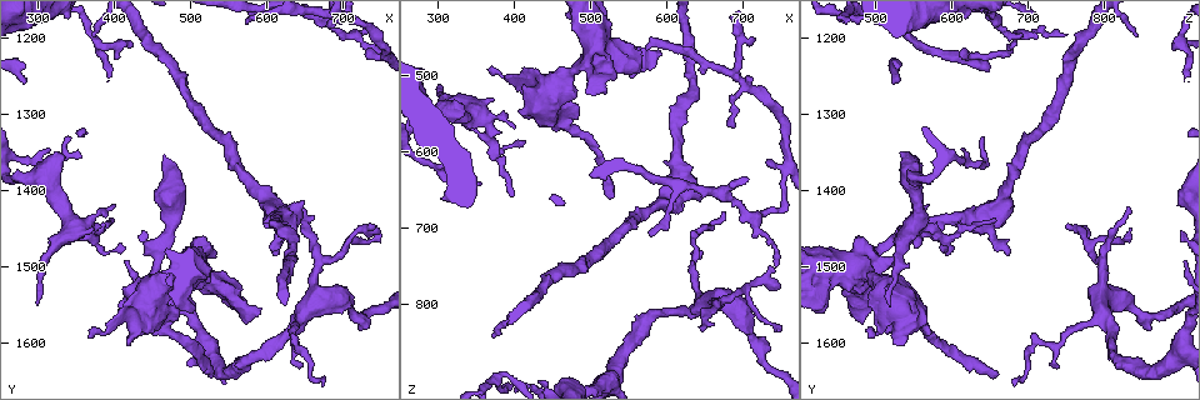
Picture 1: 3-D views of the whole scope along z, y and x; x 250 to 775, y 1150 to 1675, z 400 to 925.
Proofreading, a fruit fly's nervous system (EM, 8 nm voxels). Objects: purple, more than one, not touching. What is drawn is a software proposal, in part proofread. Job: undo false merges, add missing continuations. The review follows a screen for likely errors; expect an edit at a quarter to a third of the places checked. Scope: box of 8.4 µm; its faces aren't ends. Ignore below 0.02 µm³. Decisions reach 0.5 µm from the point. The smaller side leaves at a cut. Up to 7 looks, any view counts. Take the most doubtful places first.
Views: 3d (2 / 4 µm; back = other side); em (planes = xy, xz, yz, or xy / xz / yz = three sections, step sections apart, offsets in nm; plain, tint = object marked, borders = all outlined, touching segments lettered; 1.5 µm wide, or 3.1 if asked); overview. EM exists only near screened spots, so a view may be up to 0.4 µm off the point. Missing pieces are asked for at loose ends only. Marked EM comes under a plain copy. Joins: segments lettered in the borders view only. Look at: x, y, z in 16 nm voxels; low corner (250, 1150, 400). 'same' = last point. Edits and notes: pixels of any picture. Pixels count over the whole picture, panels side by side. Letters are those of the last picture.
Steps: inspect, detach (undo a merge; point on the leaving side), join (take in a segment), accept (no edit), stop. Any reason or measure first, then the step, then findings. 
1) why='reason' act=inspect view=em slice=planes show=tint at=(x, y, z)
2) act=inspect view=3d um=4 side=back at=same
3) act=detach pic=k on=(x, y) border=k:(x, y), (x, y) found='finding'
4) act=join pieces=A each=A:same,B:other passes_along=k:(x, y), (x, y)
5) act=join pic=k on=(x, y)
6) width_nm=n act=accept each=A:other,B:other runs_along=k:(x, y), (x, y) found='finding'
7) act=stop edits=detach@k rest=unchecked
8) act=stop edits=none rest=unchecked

why='branch stops here' act=inspect view=3d um=2 at=(595, 1550, 470)

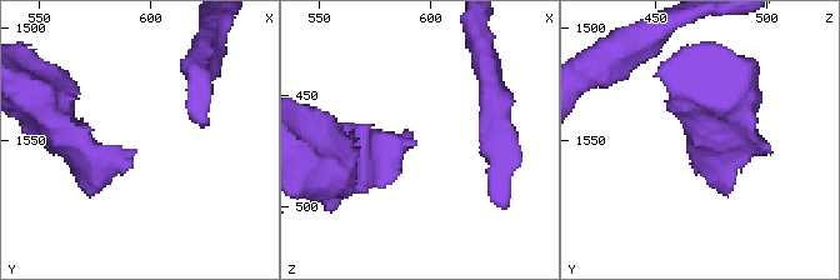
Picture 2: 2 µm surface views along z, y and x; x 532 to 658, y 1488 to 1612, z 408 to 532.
act=inspect view=em slice=planes show=borders at=(594, 1554, 470)

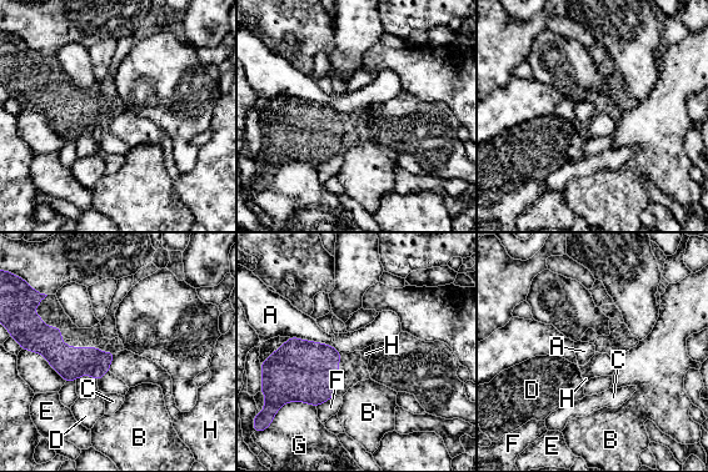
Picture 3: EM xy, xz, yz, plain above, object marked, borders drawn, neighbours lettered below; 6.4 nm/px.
act=accept each=A:other,B:other,C:other,D:other,E:other,F:other,G:other,H:other found='none of them fits'

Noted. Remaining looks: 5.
why='an open end' act=inspect view=em slice=planes show=borders at=(615, 1485, 675)

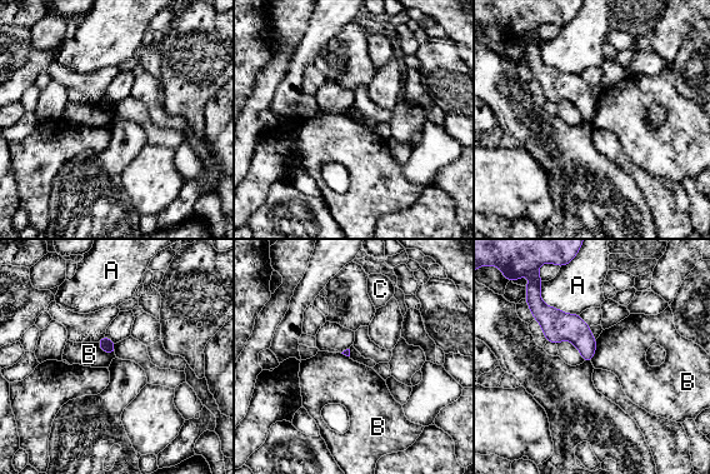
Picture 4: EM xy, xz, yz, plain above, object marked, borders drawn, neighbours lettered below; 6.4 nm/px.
act=accept each=A:other,B:other,C:other border=4:(596, 339), (596, 349), (590, 360) found='none of them fits'

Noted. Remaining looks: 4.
why='thin end' act=inspect view=3d um=4 at=(525, 1640, 660)

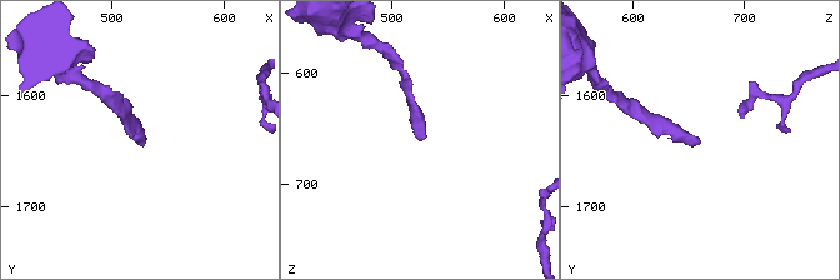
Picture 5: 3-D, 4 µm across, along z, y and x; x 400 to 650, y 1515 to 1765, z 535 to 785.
act=inspect view=em slice=planes show=borders at=(526, 1638, 660)

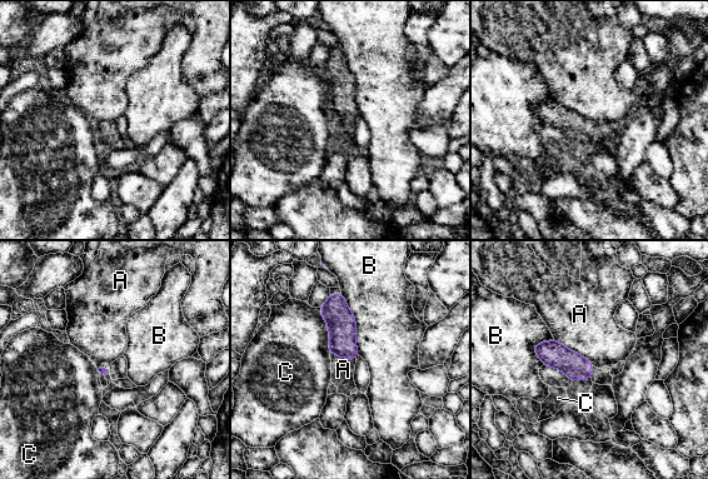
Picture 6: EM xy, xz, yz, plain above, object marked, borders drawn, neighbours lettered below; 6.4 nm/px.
act=accept each=A:other,B:other,C:other border=6:(554, 339), (584, 357), (593, 365) found='no lettered segment goes on from it'

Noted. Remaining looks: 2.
act=stop edits=none rest=unchecked

